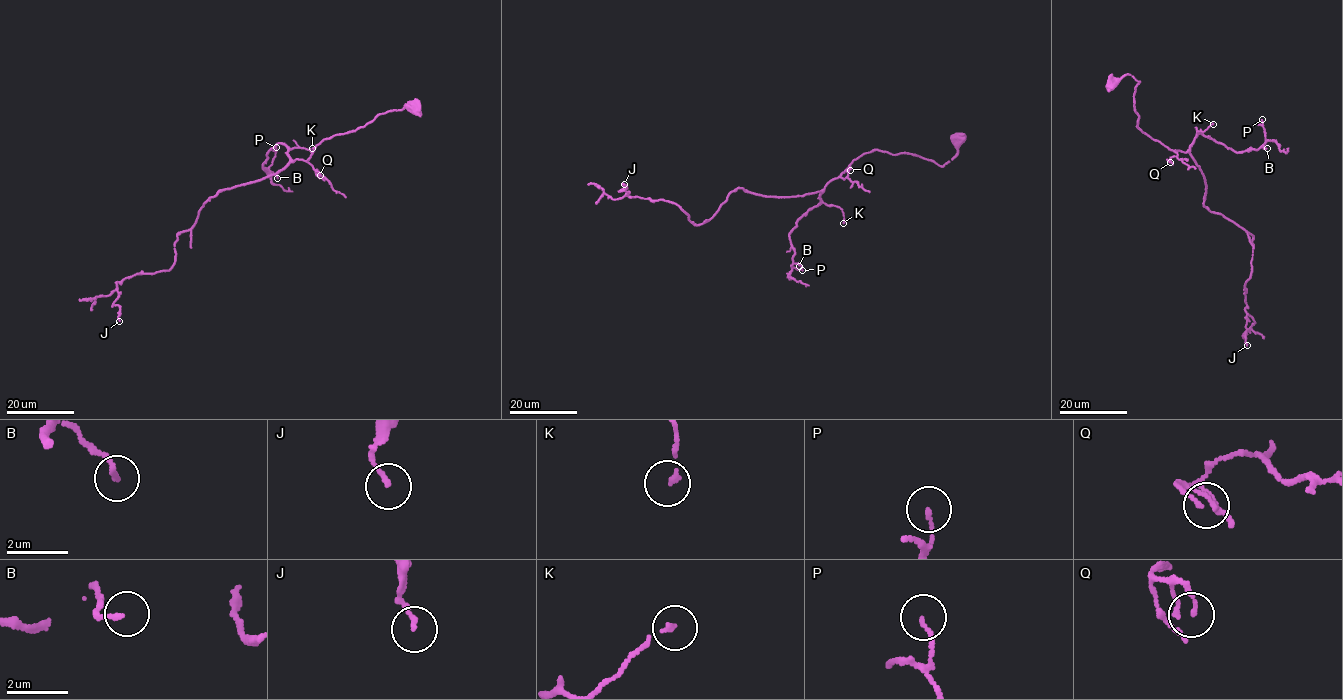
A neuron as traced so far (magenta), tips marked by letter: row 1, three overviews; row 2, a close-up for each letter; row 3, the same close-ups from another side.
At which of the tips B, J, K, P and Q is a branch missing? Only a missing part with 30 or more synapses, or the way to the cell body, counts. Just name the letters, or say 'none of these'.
none of these

